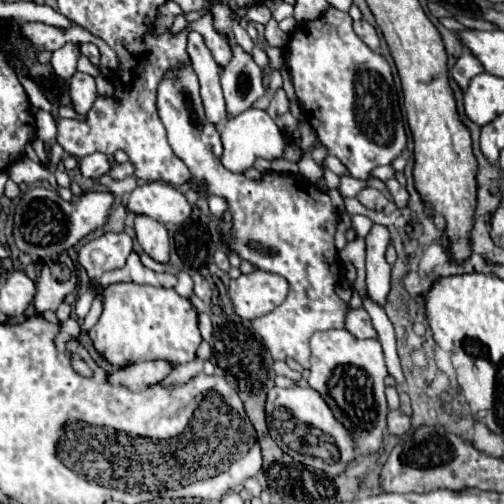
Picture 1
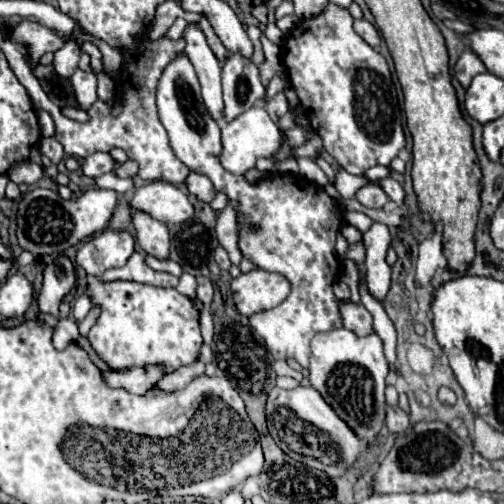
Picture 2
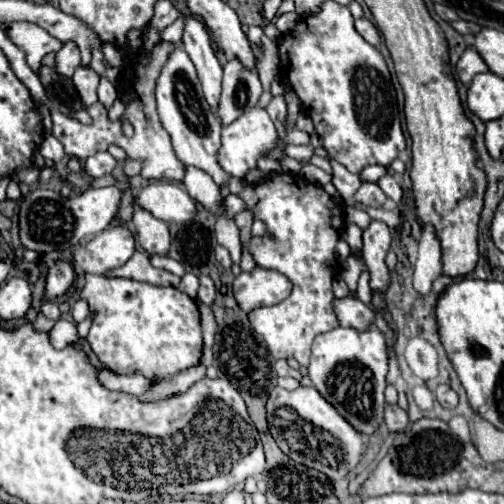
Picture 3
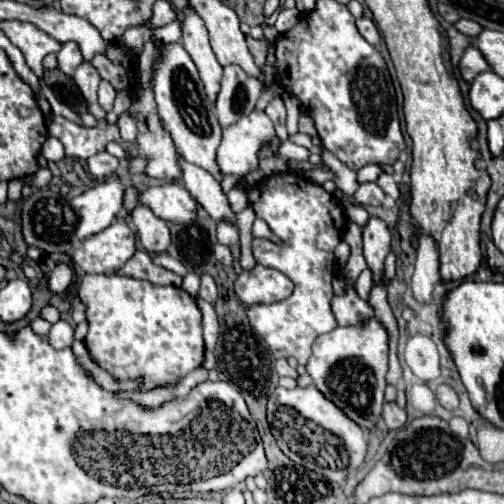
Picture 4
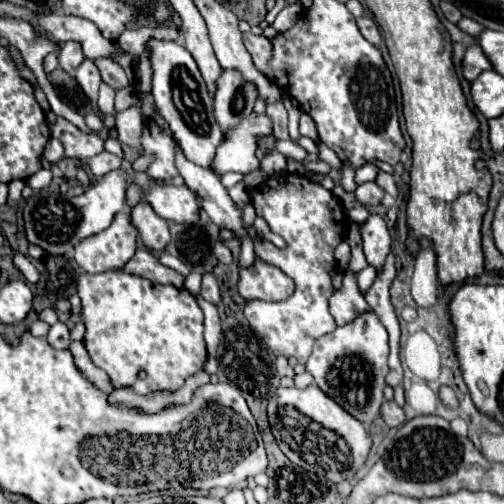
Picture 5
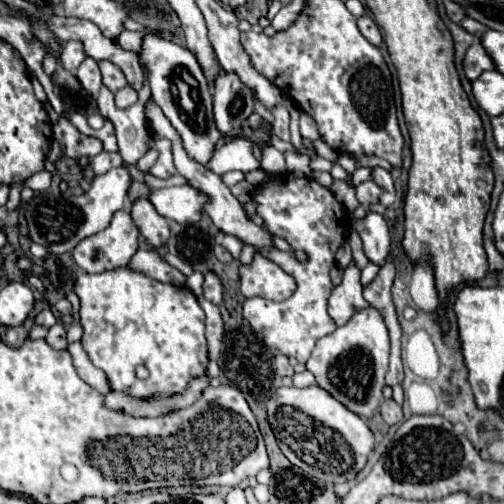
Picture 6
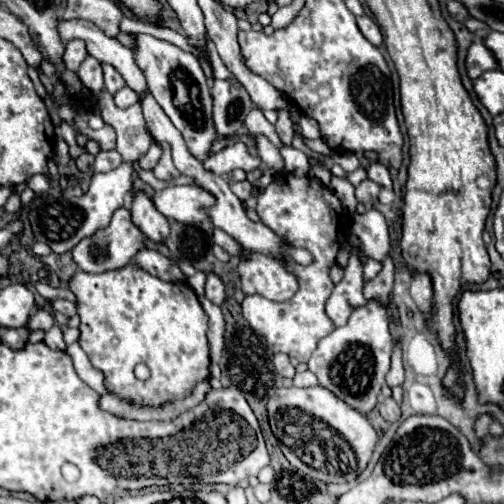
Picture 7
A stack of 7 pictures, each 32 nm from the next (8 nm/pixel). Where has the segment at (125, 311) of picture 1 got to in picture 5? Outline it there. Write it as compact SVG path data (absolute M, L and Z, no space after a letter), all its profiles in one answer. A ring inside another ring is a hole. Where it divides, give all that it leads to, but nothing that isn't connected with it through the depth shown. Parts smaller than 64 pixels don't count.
M114 270L80 274L78 296L86 324L84 346L92 362L106 370L116 388L132 388L136 394L176 390L190 374L204 368L204 314L188 290L154 284L146 278ZM142 370L146 372L146 380L138 380L138 372Z

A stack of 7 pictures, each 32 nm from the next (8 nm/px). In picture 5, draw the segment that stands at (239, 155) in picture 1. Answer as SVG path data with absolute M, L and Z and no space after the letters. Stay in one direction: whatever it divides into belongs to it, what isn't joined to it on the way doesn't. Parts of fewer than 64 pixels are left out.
M252 112L238 126L226 130L214 158L216 174L248 174L256 170L260 166L256 158L258 136L272 136L272 120L266 114Z

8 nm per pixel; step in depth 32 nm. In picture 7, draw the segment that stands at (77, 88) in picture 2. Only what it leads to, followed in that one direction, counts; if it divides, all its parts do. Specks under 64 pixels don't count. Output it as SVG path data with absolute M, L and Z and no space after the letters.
M88 56L88 58L80 64L78 78L82 80L82 84L84 84L94 96L98 96L100 90L104 88L104 78L102 78L102 72L100 72L100 62L98 62L98 60L92 60L92 56Z

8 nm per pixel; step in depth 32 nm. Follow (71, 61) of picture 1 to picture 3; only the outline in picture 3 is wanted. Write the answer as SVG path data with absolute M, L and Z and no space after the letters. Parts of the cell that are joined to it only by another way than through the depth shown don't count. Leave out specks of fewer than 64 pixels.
M66 42L56 52L56 70L58 70L58 74L70 78L78 66L80 66L80 50L76 48L76 44Z

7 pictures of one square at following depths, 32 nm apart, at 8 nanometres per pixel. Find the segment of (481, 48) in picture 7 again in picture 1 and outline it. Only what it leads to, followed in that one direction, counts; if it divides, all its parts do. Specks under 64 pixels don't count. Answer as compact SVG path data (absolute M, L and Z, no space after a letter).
M464 52L460 58L458 58L458 62L454 64L454 68L452 68L452 78L454 78L454 82L462 88L462 90L466 90L468 88L468 82L476 76L476 74L480 74L480 72L484 72L484 68L482 68L482 64L472 56L472 52Z

